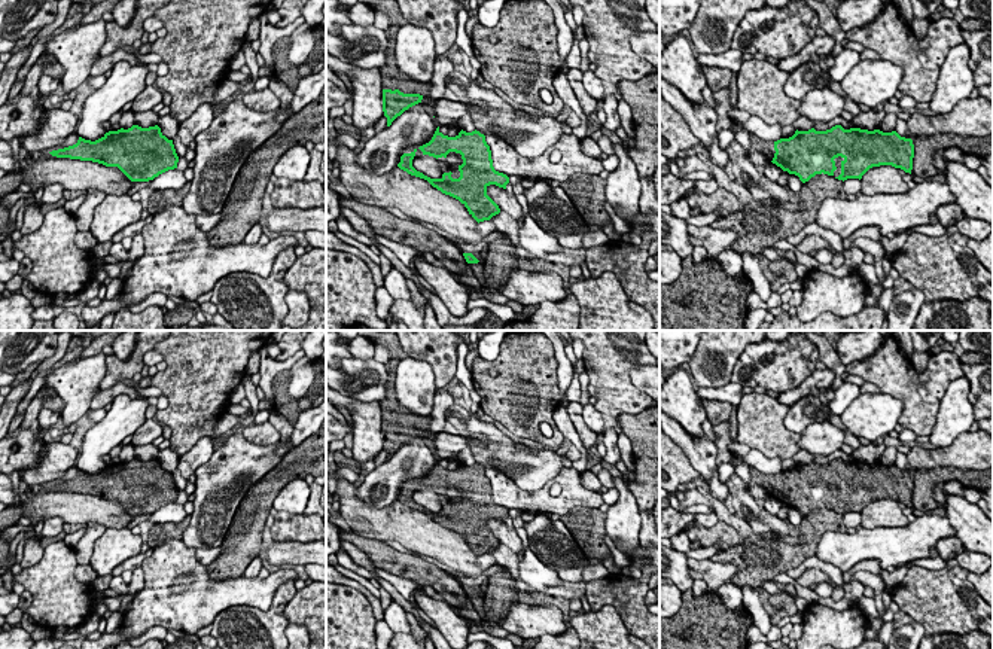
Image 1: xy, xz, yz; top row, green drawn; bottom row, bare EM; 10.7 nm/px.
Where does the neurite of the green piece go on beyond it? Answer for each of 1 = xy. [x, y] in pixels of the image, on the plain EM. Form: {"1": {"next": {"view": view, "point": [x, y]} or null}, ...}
{"1": {"next": null}}

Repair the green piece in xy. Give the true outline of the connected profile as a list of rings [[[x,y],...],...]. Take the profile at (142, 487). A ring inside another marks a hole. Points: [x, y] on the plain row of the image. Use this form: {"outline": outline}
{"outline": [[[132,458],[128,463],[109,464],[95,475],[79,470],[76,478],[49,487],[118,500],[131,515],[153,514],[177,502],[179,496],[173,473],[168,473],[158,458]]]}

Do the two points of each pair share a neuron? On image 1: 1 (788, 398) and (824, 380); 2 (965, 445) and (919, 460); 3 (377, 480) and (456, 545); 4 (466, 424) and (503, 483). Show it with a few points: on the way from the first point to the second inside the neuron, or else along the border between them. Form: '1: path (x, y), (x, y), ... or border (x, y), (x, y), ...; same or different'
1: path (797, 393), (815, 380); same
2: path (953, 456), (931, 459); same
3: border (359, 499), (375, 506), (387, 506), (395, 500); different
4: border (484, 468), (499, 469), (523, 488); different

